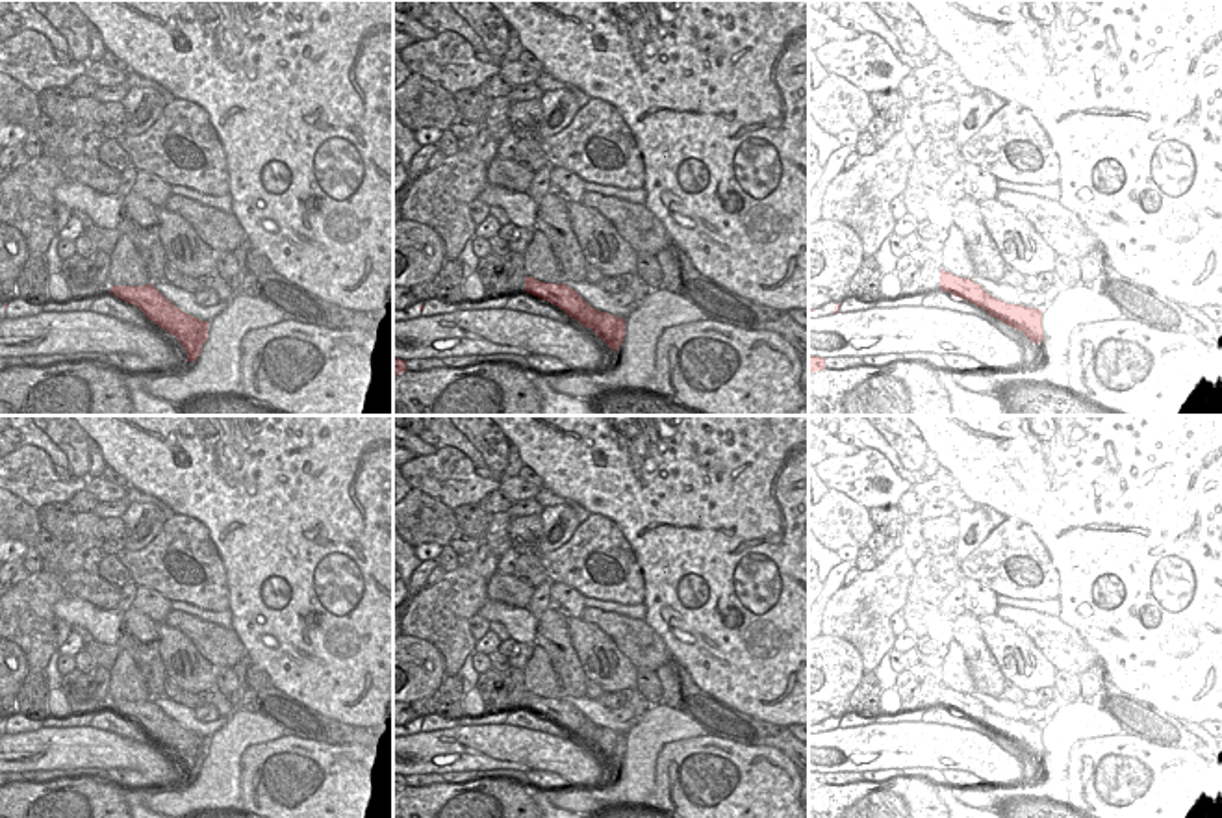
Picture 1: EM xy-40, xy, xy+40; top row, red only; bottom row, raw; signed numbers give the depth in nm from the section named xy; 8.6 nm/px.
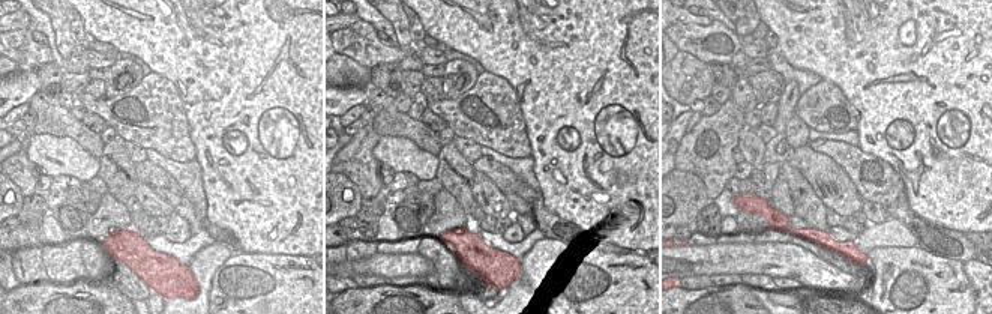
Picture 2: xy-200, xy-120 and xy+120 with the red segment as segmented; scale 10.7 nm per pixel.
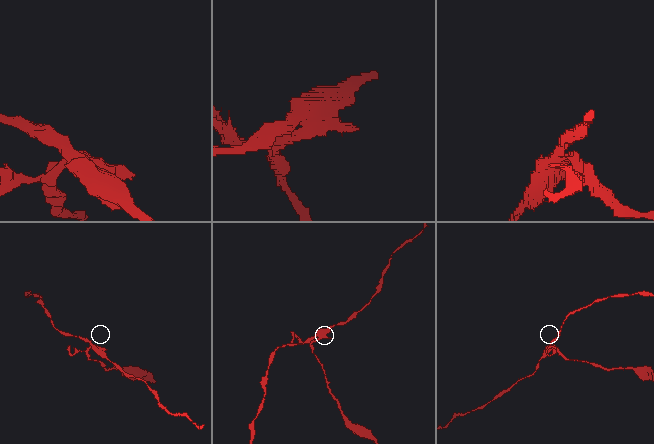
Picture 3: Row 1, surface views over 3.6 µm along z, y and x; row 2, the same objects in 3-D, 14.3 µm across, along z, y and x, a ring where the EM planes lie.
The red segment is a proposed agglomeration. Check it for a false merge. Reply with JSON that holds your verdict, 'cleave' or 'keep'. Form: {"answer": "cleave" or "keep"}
{"answer": "cleave"}

